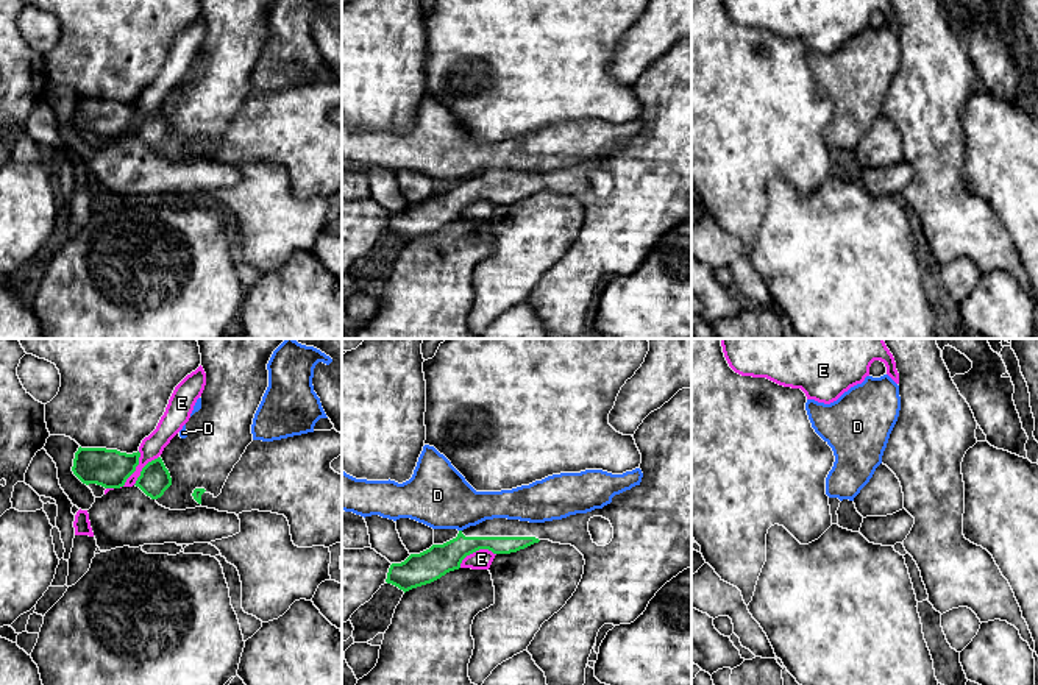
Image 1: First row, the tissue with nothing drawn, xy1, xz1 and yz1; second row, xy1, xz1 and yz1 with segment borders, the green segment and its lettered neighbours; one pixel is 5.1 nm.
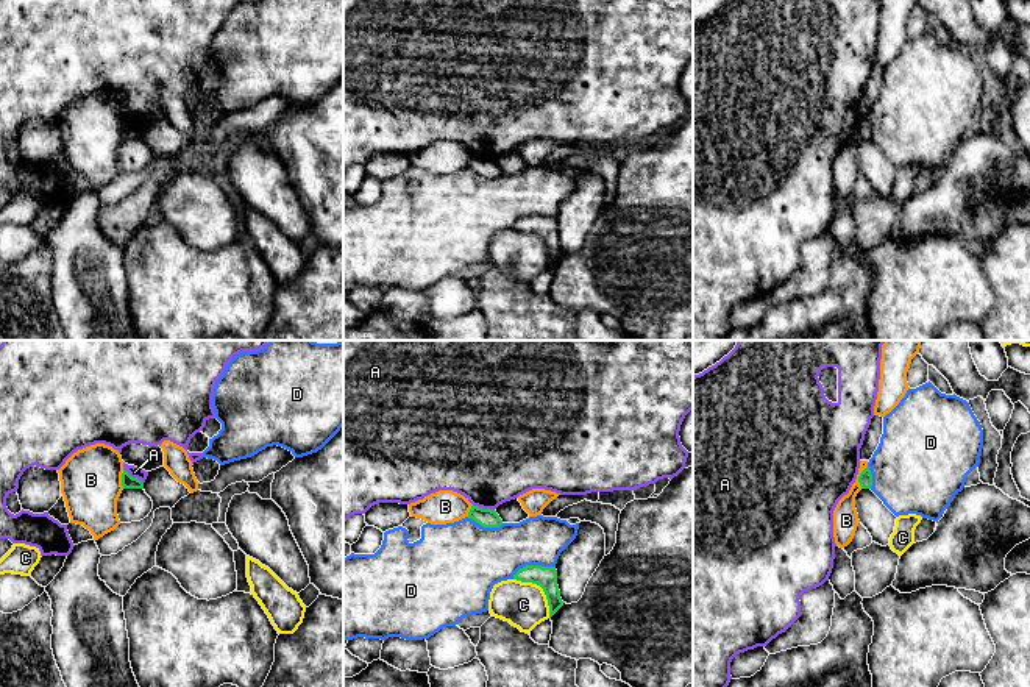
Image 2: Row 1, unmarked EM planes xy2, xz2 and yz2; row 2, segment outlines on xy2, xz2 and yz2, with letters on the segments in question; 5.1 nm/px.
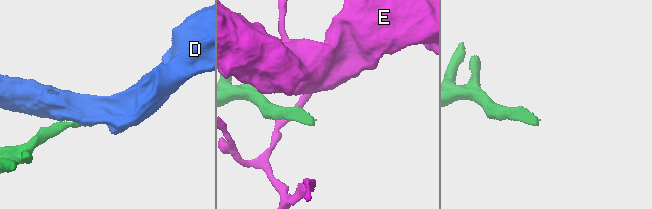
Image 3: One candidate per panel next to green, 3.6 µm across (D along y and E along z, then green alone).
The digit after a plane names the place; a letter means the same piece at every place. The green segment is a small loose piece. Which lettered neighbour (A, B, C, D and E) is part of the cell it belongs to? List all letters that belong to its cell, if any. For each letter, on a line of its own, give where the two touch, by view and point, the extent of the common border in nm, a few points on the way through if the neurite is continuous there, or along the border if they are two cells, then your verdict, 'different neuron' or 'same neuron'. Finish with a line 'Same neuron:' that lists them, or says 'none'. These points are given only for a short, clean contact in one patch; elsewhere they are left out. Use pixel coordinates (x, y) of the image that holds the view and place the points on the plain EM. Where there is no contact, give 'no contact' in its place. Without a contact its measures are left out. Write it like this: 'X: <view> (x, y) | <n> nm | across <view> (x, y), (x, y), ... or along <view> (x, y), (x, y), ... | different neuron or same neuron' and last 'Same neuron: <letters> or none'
A: xz2 (484, 160) | 120 nm | along xz2 (473, 155), (493, 161) | different neuron
B: yz2 (859, 127) | 120 nm | along yz2 (866, 116), (859, 127), (862, 138) | different neuron
C: xz2 (542, 238) | 280 nm | different neuron
D: xz2 (532, 216) | 240 nm | different neuron
E: xz1 (475, 202) | 200 nm | different neuron
Same neuron: none

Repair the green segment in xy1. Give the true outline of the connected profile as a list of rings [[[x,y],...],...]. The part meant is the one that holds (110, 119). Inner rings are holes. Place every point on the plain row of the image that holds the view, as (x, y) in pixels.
[[[78,98],[72,122],[86,136],[97,134],[105,139],[120,139],[136,122],[140,103],[120,103],[106,98]]]

